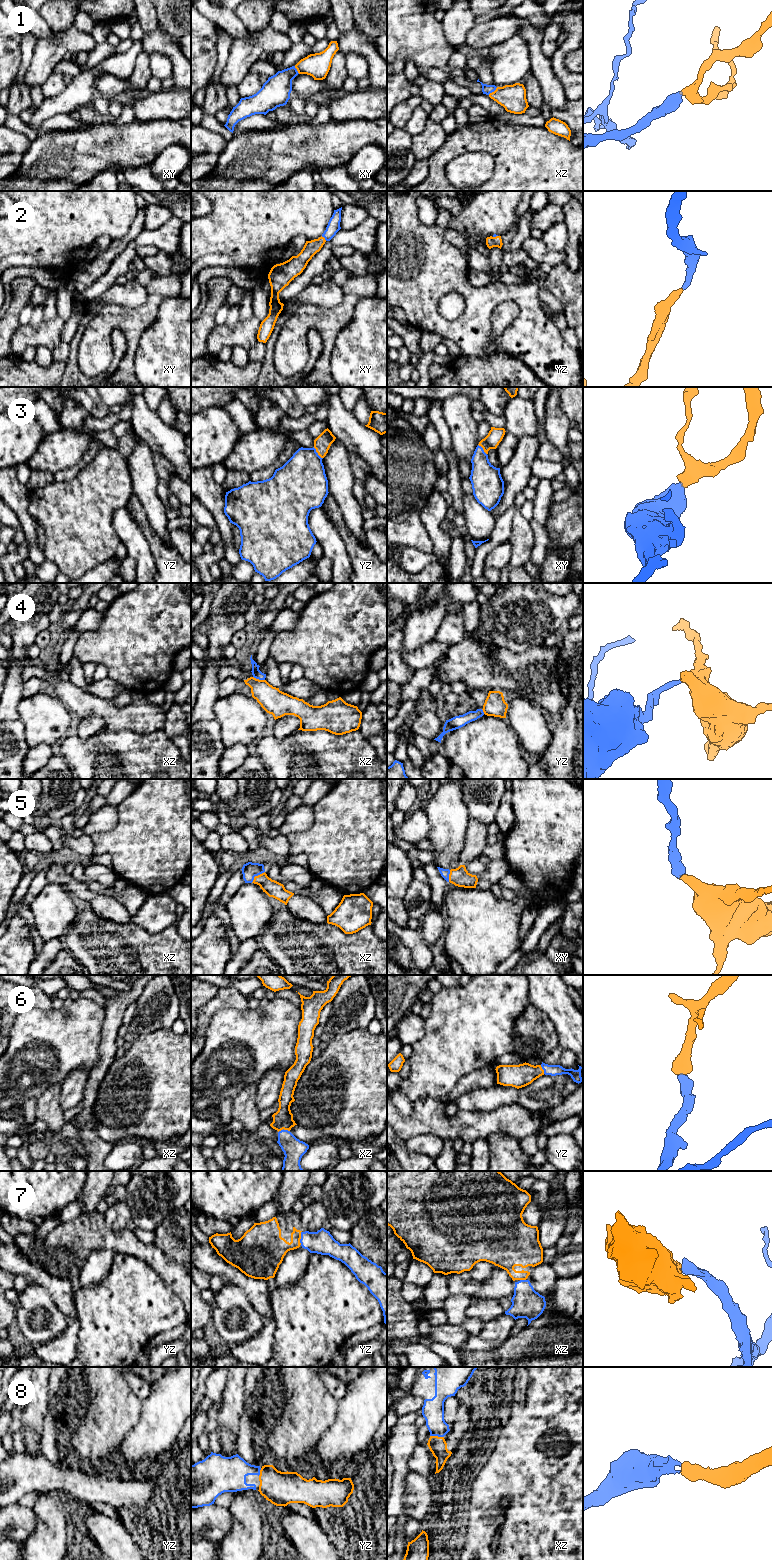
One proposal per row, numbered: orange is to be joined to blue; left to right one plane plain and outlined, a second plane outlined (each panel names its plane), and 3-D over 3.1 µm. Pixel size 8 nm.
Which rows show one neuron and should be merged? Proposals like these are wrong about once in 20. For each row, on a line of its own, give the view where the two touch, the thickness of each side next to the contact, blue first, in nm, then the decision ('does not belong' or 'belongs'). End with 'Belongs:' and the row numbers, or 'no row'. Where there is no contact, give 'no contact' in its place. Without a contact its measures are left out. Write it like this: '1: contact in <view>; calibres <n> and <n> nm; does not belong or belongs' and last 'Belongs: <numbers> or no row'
1: contact in xz; calibres 80 and 200 nm; belongs
2: contact in xy; calibres 100 and 120 nm; belongs
3: contact in yz; calibres 380 and 140 nm; belongs
4: contact in xz; calibres 70 and 200 nm; does not belong
5: contact in xz; calibres 130 and 140 nm; belongs
6: contact in xz; calibres 170 and 160 nm; belongs
7: contact in yz; calibres 190 and 240 nm; belongs
8: contact in xz; calibres 180 and 140 nm; belongs
Belongs: 1, 2, 3, 5, 6, 7, 8

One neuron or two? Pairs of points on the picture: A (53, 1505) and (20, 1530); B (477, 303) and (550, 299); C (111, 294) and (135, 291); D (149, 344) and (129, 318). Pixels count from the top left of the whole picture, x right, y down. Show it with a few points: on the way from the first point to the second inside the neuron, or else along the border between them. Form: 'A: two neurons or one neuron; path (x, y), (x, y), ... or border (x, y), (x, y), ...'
A: two neurons; border (32, 1508), (36, 1517), (36, 1527), (27, 1540)
B: two neurons; border (539, 289), (539, 299), (542, 302)
C: one neuron; path (117, 294), (129, 294)
D: two neurons; border (156, 315), (155, 321), (143, 333), (134, 356)

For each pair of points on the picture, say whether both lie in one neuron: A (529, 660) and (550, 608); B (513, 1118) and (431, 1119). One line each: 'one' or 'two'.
A: two
B: one

